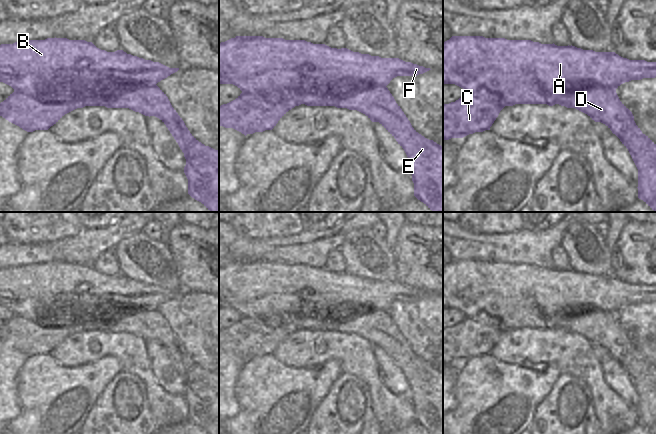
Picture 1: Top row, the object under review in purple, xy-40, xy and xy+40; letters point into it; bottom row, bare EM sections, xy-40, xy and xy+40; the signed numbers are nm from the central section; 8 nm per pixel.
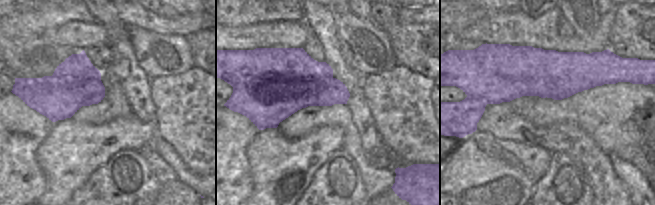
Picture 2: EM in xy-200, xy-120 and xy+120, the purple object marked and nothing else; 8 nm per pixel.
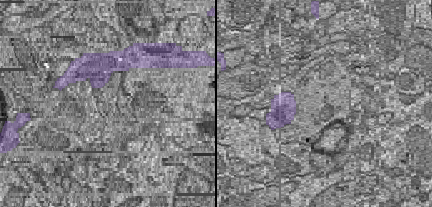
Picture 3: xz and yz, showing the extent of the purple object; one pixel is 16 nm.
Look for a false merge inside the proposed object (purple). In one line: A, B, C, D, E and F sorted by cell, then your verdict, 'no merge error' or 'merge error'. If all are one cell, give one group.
A B F / C D E; merge error

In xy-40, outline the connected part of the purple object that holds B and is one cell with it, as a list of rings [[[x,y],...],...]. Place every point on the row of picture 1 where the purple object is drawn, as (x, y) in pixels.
[[[55,37],[0,45],[0,82],[11,86],[14,92],[43,102],[55,98],[63,82],[73,82],[78,87],[79,95],[101,92],[107,96],[131,84],[157,84],[178,70],[127,54],[123,50],[107,52],[85,40]]]

